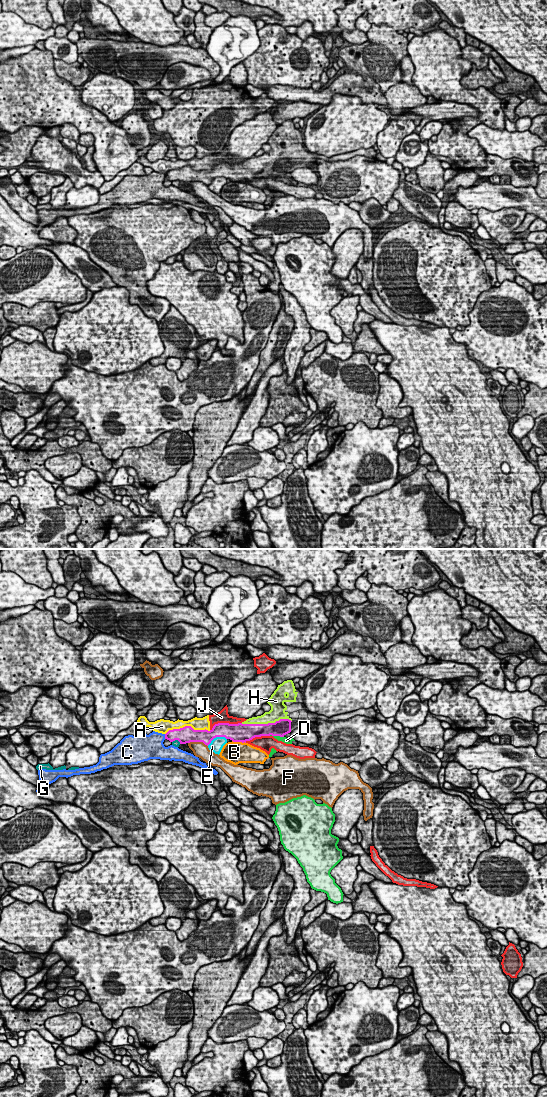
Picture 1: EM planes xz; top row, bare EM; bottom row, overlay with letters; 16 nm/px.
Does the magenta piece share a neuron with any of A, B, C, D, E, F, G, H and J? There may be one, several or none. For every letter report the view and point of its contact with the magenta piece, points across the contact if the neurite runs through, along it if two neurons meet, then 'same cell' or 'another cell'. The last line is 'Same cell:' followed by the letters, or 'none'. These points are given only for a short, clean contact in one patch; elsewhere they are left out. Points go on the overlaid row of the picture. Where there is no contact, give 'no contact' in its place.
A: contact xz (187, 726); another cell
B: contact xz (239, 741); another cell
C: contact xz (165, 736); another cell
D: contact xz (276, 735); another cell
E: contact xz (216, 736); another cell
F: contact xz (198, 741); another cell
G: contact xz (176, 739); another cell
H: contact xz (266, 724); same cell
J: contact xz (225, 723); another cell
Same cell: H

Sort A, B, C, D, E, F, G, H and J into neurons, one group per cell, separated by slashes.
A J / B / C / D / E / F / G / H

